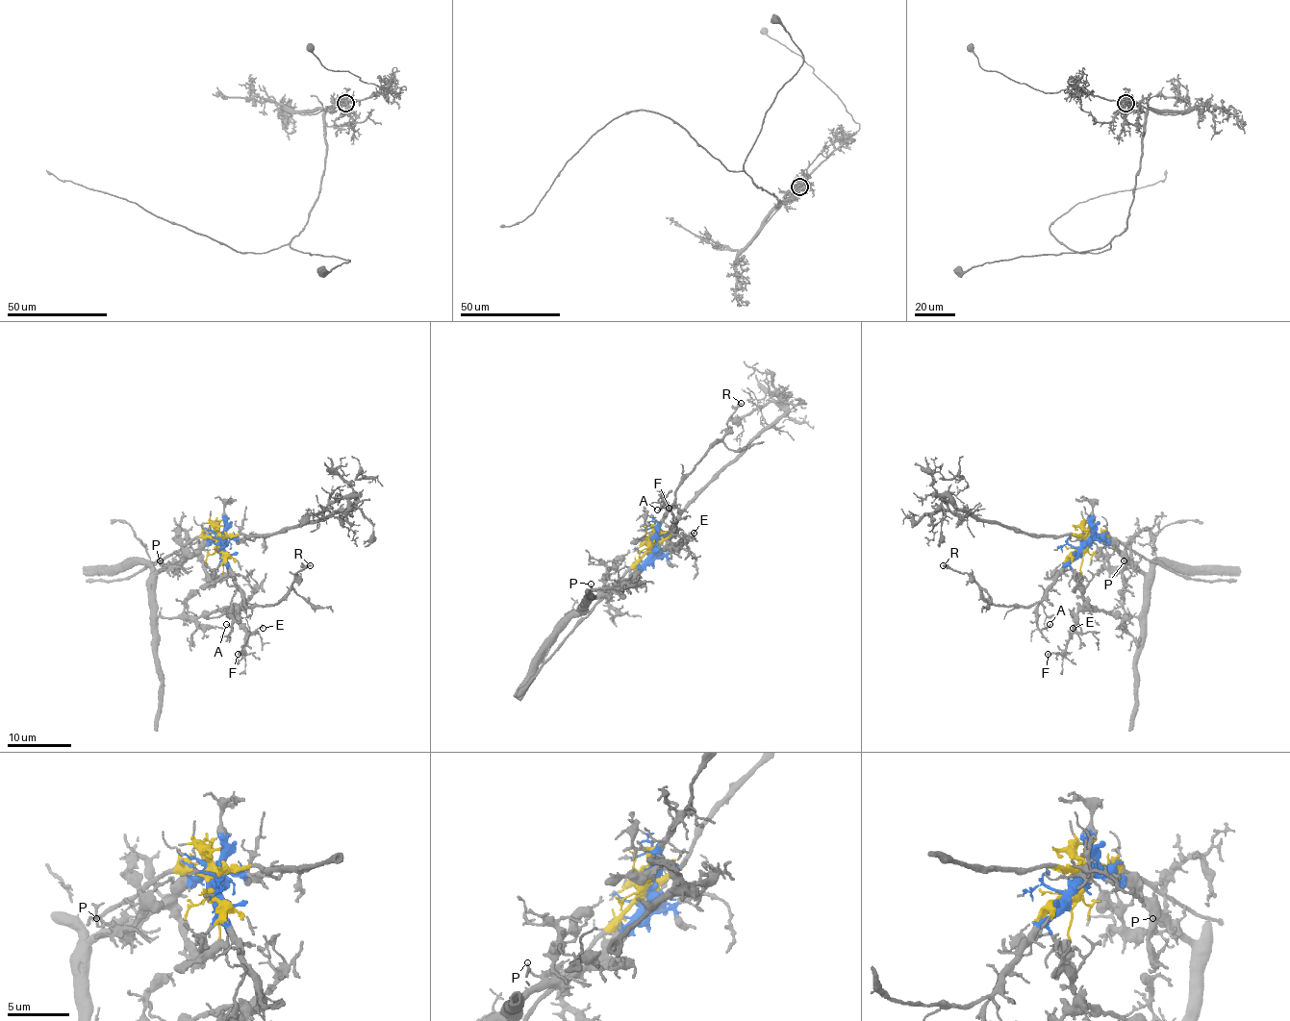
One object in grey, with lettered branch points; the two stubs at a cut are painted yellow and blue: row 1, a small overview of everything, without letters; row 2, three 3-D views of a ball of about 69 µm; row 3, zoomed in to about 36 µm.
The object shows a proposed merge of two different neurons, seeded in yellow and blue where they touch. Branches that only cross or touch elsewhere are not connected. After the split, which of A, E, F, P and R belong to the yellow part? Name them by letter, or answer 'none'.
none

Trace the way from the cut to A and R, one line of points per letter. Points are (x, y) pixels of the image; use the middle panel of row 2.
A: (652, 545), (652, 535), (660, 525), (667, 506), (662, 498), (664, 504), (657, 510)
R: (652, 545), (652, 535), (674, 501), (679, 482), (722, 437), (728, 416), (742, 404)

